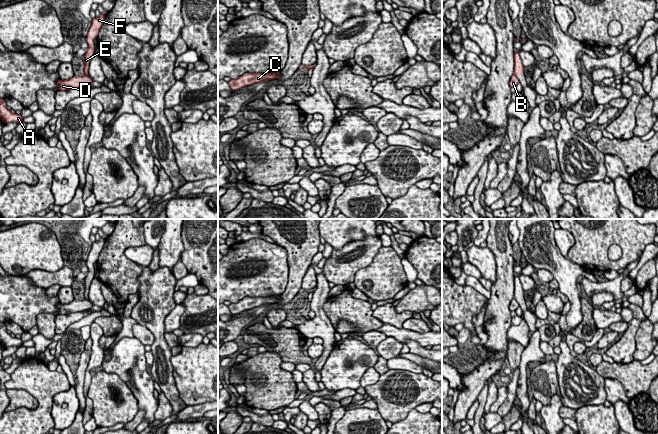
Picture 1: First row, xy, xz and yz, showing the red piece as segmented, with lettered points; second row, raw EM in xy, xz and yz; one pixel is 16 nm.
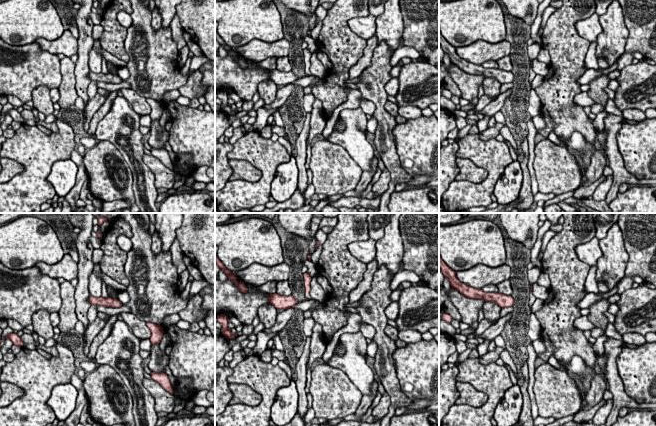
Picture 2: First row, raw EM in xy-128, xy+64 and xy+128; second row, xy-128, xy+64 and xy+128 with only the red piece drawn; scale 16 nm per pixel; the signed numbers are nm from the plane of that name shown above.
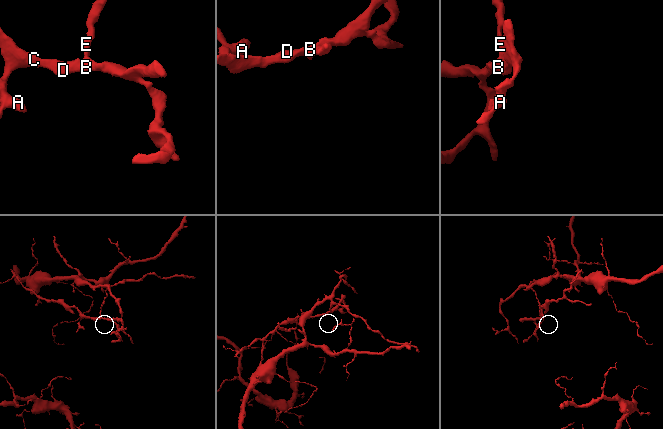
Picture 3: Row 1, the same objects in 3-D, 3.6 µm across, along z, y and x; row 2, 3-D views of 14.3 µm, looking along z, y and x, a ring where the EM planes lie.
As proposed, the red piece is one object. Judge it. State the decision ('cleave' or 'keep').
cleave

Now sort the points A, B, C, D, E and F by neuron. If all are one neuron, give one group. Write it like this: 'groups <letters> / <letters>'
groups A B C D / E F

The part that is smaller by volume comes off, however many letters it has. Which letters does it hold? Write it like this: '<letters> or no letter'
A, B, C, D

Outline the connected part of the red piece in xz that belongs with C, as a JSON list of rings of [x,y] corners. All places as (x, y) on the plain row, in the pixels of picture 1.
[[[280,295],[277,297],[266,297],[266,298],[261,298],[261,297],[245,297],[241,299],[237,303],[231,303],[228,308],[233,315],[240,314],[244,311],[256,308],[256,307],[261,307],[263,305],[268,305],[268,304],[276,304],[280,302]]]

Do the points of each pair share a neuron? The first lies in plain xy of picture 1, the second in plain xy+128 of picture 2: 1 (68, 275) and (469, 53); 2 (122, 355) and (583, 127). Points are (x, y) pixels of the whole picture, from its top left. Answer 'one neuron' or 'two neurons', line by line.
1: one neuron
2: two neurons

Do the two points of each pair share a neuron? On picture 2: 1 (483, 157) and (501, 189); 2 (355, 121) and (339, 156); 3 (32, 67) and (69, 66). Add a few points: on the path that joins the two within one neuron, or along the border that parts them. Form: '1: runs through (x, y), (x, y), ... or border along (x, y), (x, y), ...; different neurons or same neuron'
1: border along (511, 163), (505, 167), (492, 192); different neurons
2: border along (326, 140), (339, 144), (357, 165); different neurons
3: border along (60, 60), (61, 83), (58, 88); different neurons

